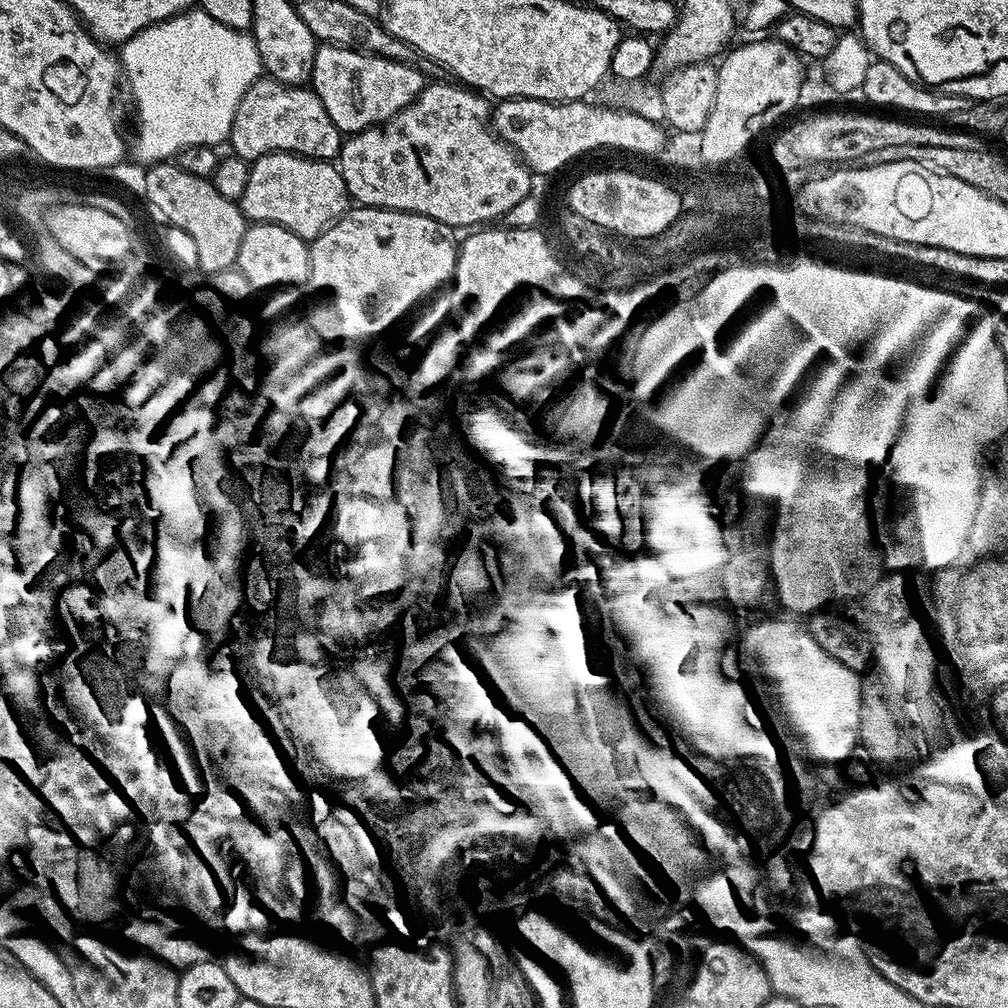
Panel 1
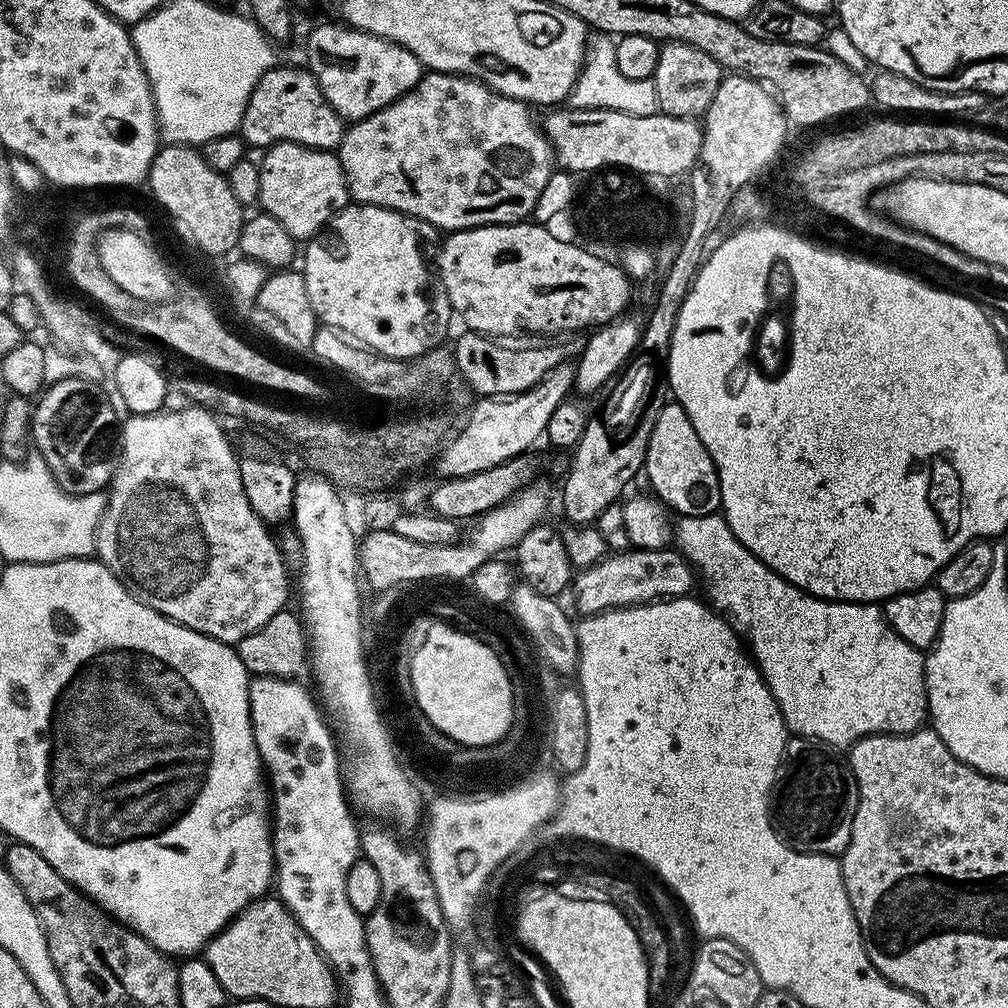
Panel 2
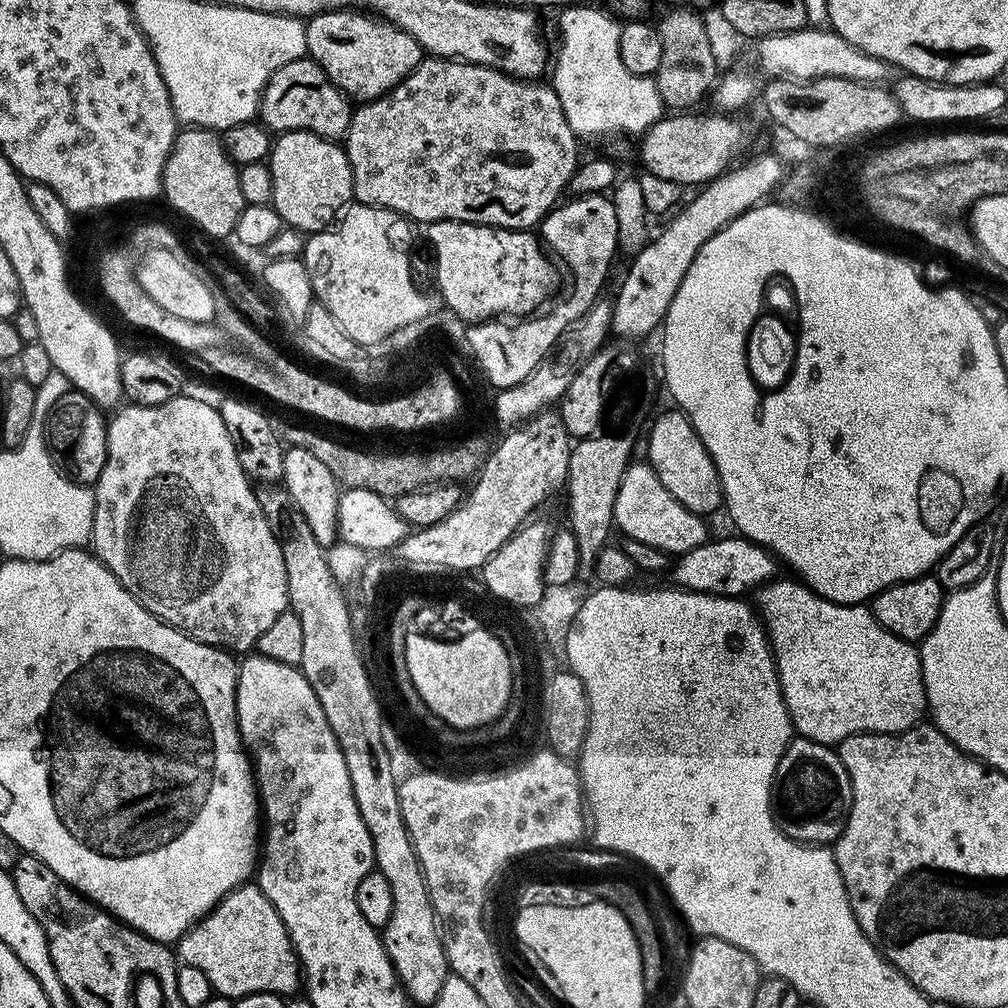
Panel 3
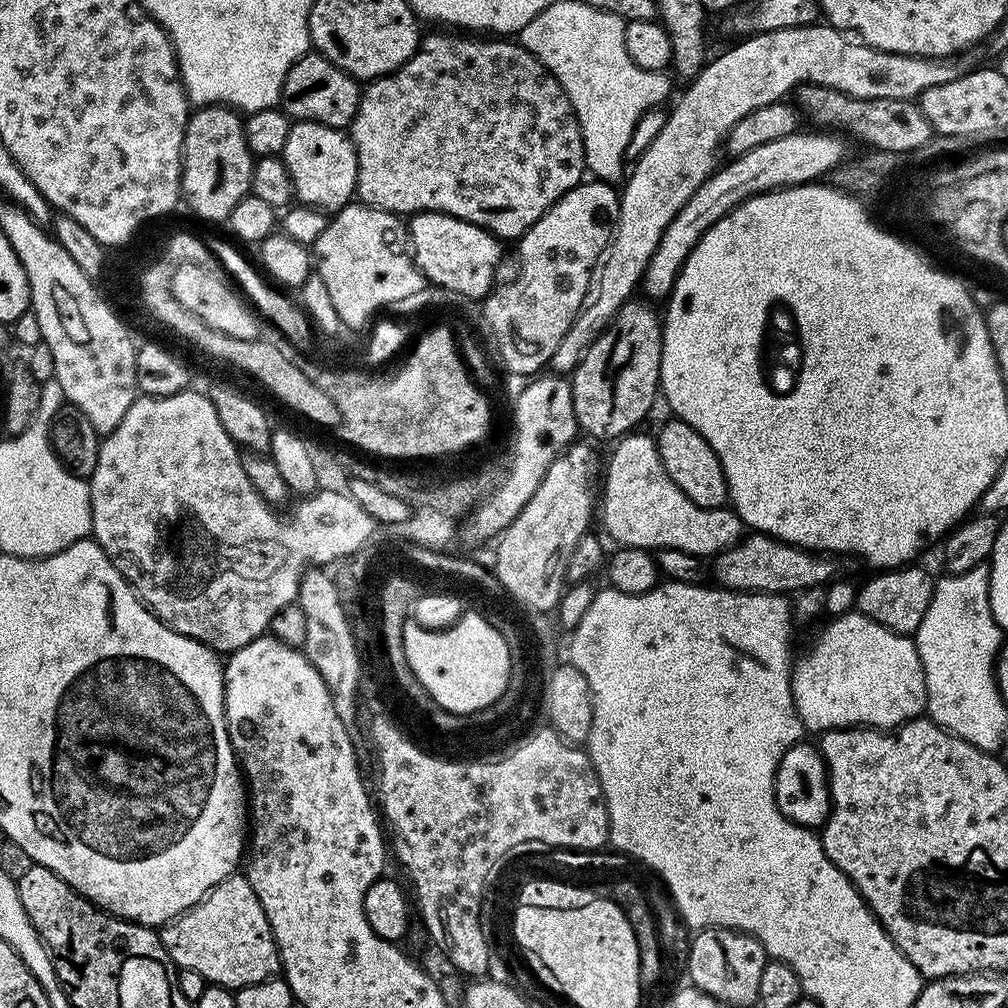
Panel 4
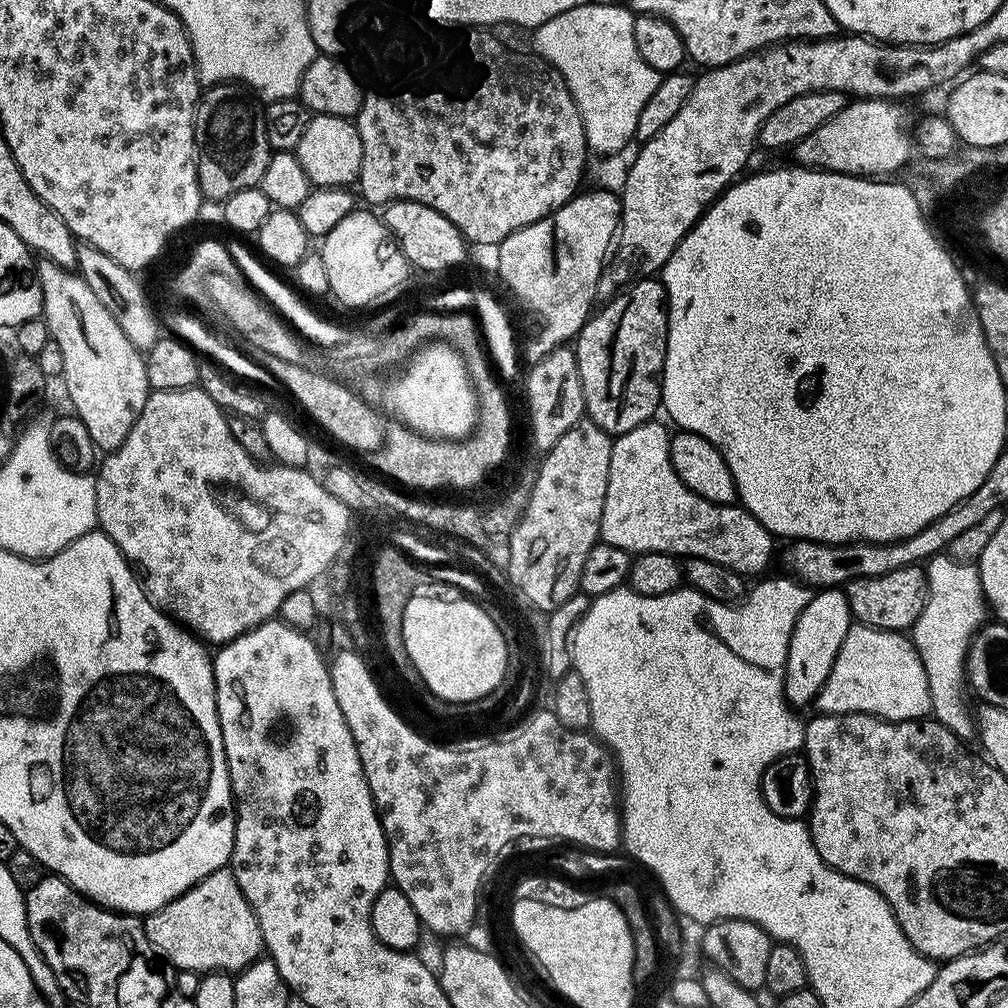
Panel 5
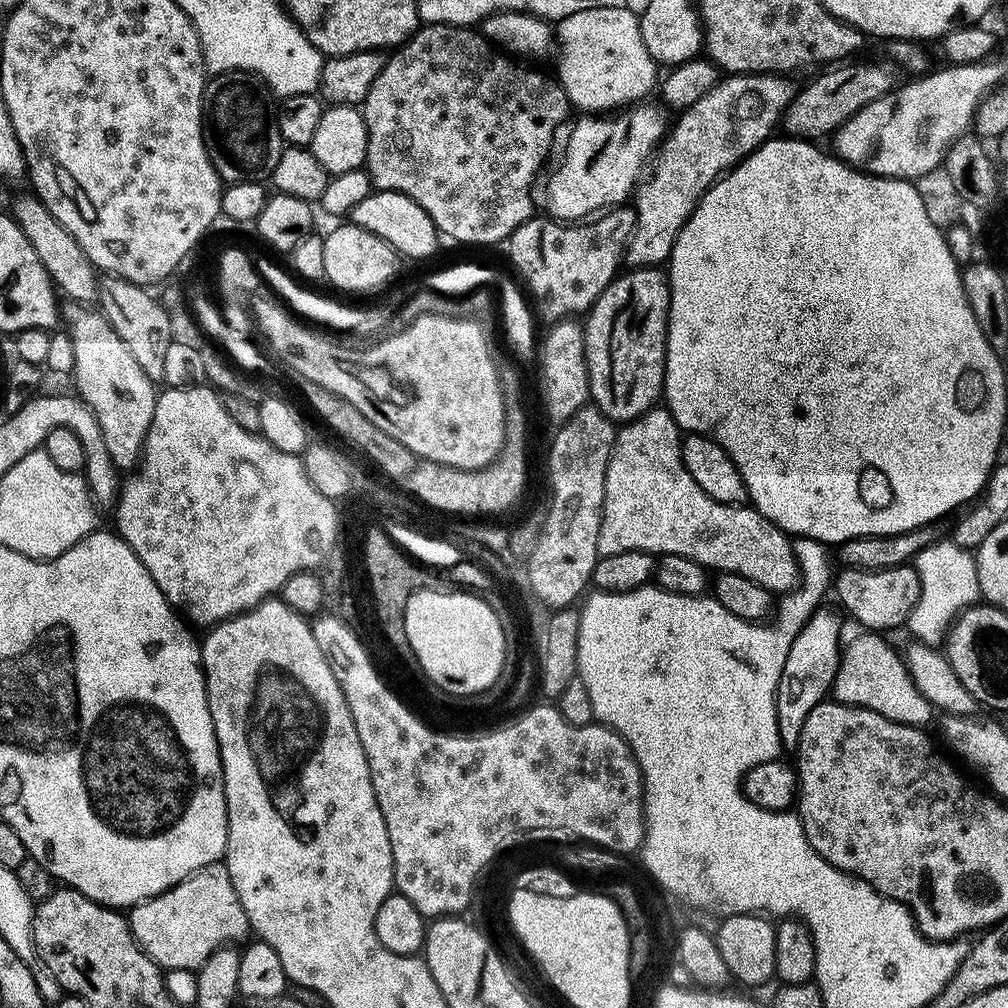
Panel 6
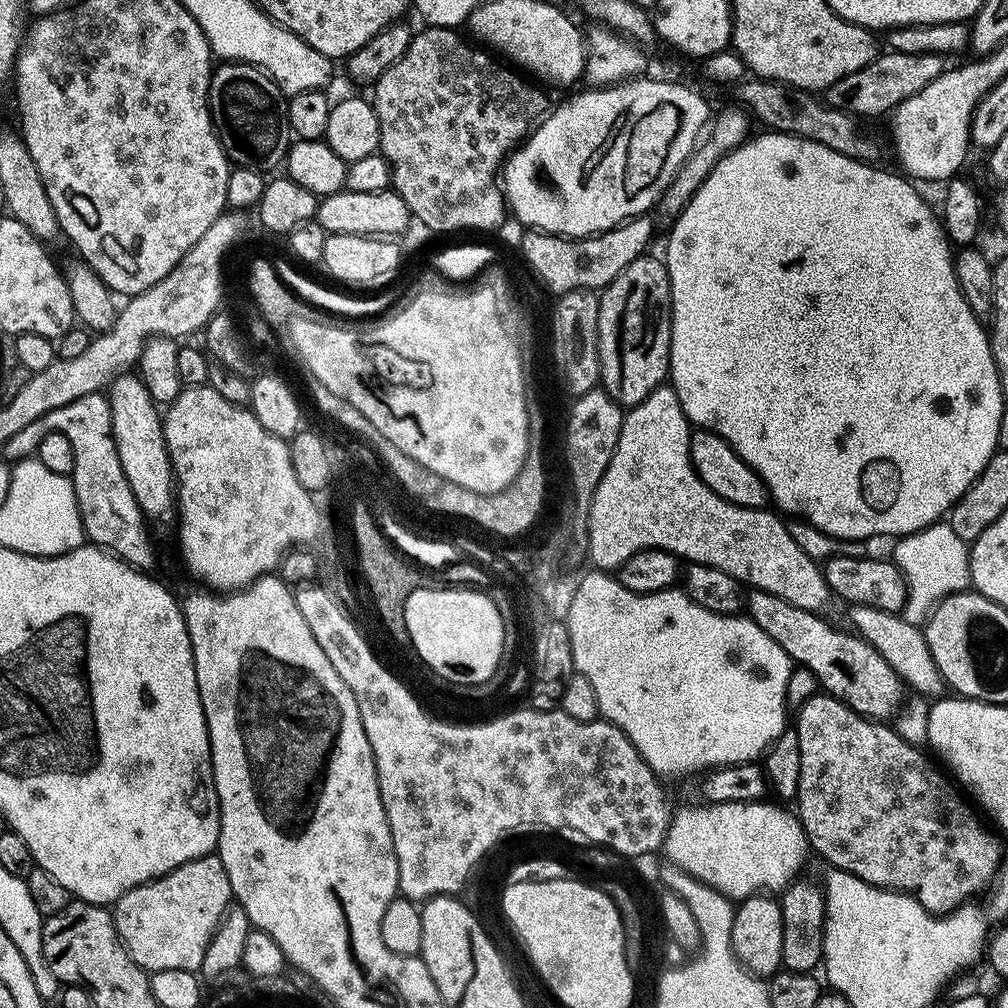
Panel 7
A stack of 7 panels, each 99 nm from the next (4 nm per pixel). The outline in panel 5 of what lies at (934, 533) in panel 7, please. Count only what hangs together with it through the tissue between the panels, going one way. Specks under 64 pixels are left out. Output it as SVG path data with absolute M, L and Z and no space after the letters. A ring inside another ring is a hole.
M941 554L927 561L926 571L926 610L922 610L918 622L910 629L910 639L918 650L922 666L926 670L932 699L931 715L946 725L955 736L968 738L967 736L971 737L974 732L974 716L970 708L968 712L968 704L964 701L968 648L972 644L973 636L986 623L986 601L980 581L980 570L976 564L963 564L951 560L946 554Z

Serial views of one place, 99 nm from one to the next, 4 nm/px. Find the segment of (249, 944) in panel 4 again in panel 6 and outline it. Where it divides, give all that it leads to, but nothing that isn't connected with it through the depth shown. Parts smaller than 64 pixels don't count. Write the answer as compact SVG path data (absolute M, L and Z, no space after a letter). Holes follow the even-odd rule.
M220 862L198 870L154 898L132 905L126 919L140 949L164 970L199 969L214 950L240 942L236 940L247 941L250 936L238 890L234 890L228 869Z

